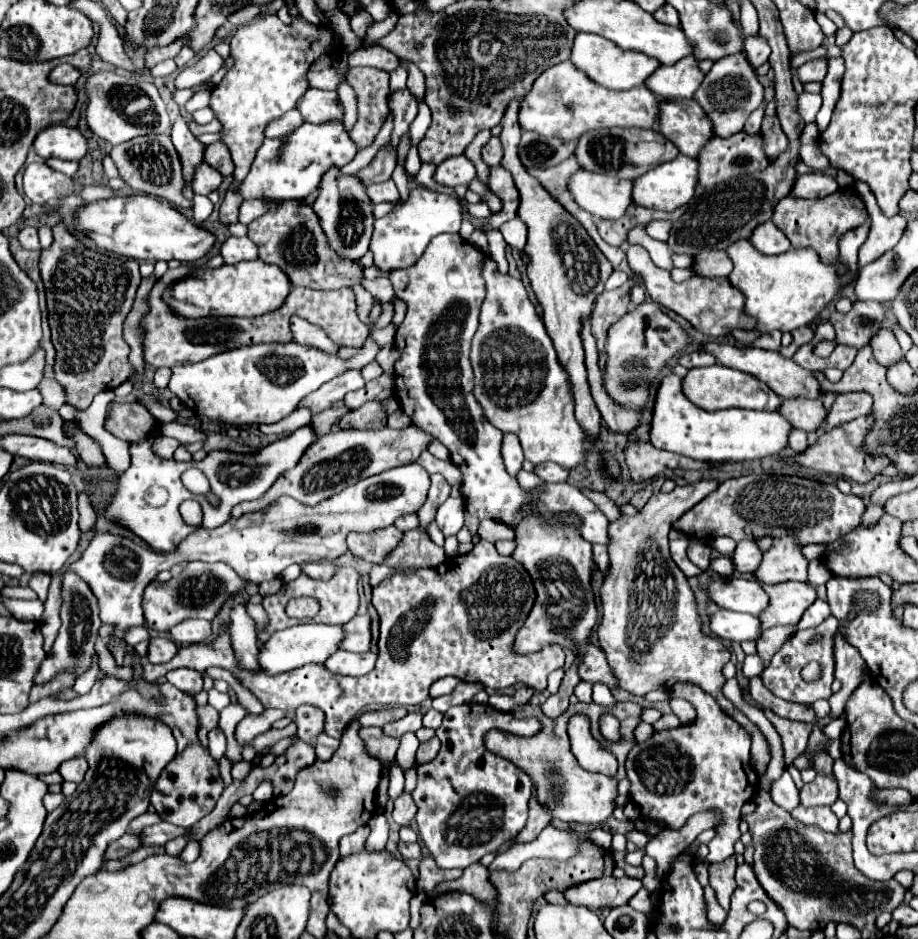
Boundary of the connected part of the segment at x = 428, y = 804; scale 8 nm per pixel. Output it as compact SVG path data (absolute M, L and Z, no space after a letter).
M488 704L450 706L444 712L442 726L436 730L442 746L432 762L420 764L418 786L412 798L418 806L416 824L422 842L432 852L440 868L468 868L490 852L498 852L506 842L518 836L528 820L528 800L532 780L514 762L486 750L484 734L492 728L508 730L520 736L532 736L540 730L536 718L516 718Z

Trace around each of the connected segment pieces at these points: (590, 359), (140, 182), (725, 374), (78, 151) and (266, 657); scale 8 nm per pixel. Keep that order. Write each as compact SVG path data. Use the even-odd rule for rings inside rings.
M590 320L584 322L582 328L582 340L584 340L584 350L586 350L586 368L588 368L588 378L590 378L590 388L592 388L592 398L596 400L596 406L608 424L612 432L618 434L630 434L642 420L642 412L636 408L620 406L608 398L602 386L602 372L598 366L598 346L594 336L590 334Z
M168 134L138 136L124 144L116 144L110 150L110 158L118 166L122 180L130 188L156 196L156 198L162 198L162 200L168 200L170 204L174 204L178 208L192 208L192 200L184 198L184 194L182 194L182 186L184 186L182 162L180 162L180 156Z
M706 366L706 368L692 368L682 384L684 394L702 410L714 412L722 408L748 408L748 410L768 410L768 412L778 412L782 398L768 390L764 382L754 378L752 374L744 374L740 370L732 370L728 366Z
M54 124L44 128L36 140L34 140L34 150L40 158L62 158L62 160L80 160L88 152L88 142L80 134L80 130Z
M298 624L286 630L276 632L266 644L260 646L260 666L268 672L268 674L280 674L280 672L288 672L294 668L300 668L304 664L316 664L316 662L324 662L328 656L332 656L338 648L340 642L344 640L344 626L324 626L324 624Z

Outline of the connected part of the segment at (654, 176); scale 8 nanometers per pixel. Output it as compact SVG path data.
M680 154L672 162L664 162L656 168L652 168L648 174L634 180L634 202L644 208L674 212L680 206L686 206L694 198L696 190L696 178L698 178L698 162Z

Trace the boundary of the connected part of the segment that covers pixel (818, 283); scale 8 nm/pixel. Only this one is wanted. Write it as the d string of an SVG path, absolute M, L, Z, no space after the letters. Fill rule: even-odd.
M870 220L864 226L842 234L838 242L838 258L834 264L824 264L816 254L816 250L812 248L802 248L802 250L790 248L788 252L778 256L760 254L750 244L750 240L740 240L734 242L730 248L726 248L726 252L734 262L734 270L730 272L728 278L732 286L742 290L742 294L746 296L746 314L758 318L756 330L752 332L734 330L732 332L734 338L744 344L750 344L756 336L768 330L792 332L794 328L808 326L824 308L828 308L836 300L838 292L856 278L860 270L858 250L866 242L868 230L870 230ZM840 266L846 268L846 274L838 274Z

